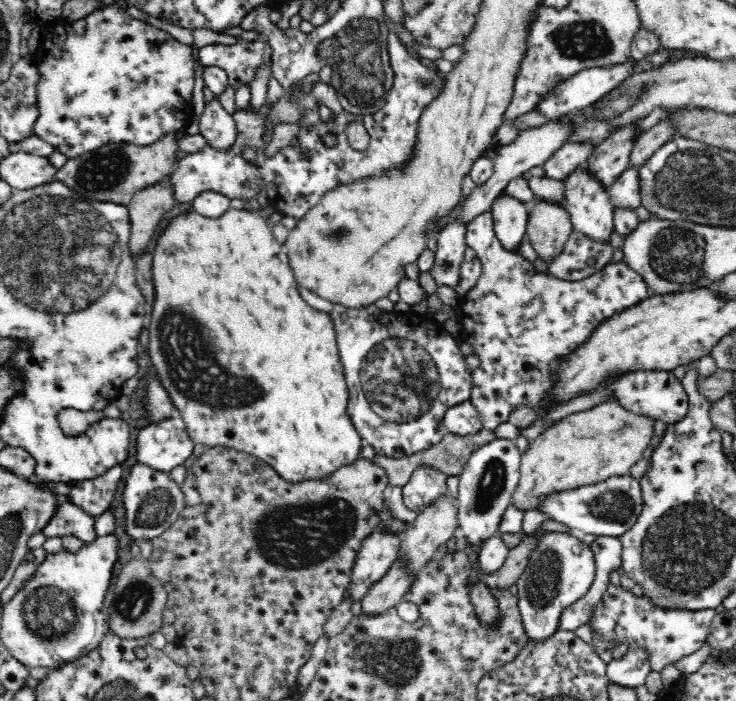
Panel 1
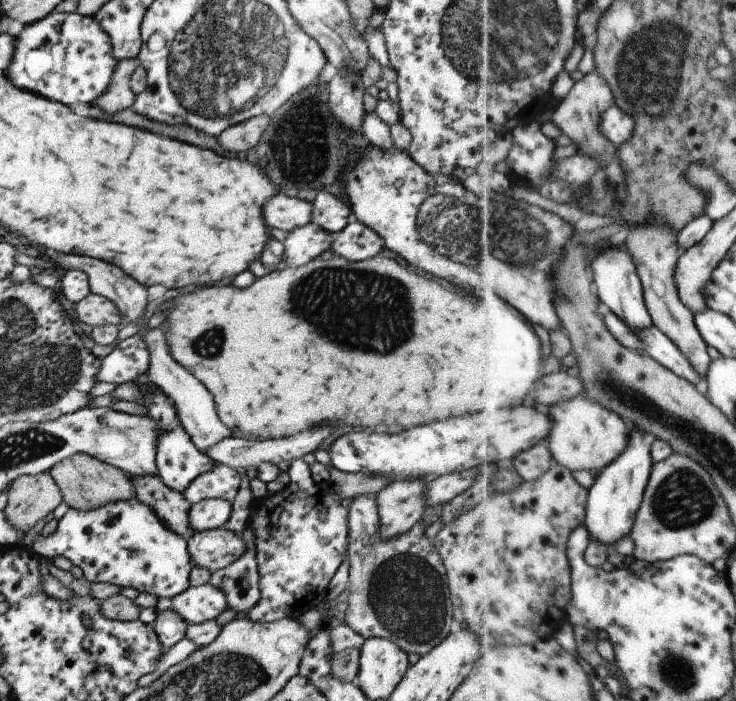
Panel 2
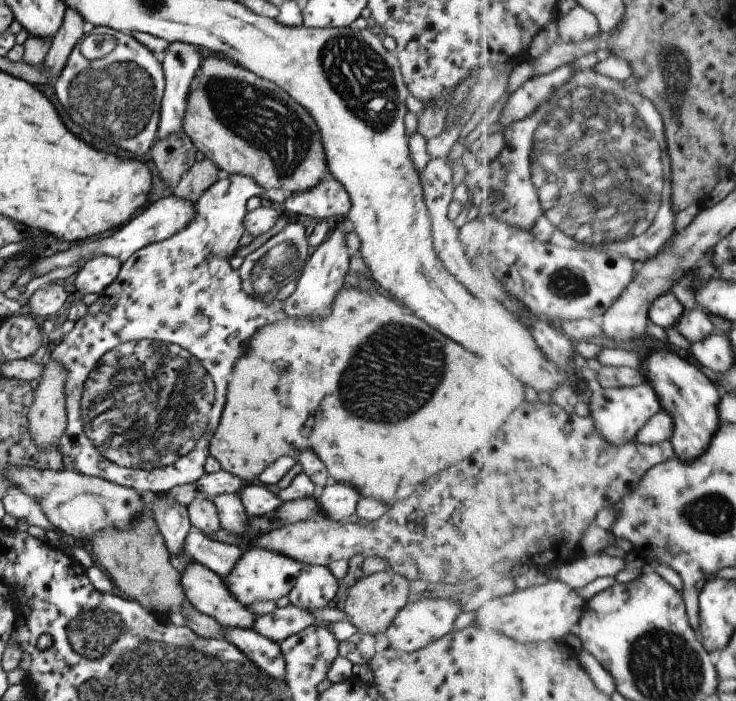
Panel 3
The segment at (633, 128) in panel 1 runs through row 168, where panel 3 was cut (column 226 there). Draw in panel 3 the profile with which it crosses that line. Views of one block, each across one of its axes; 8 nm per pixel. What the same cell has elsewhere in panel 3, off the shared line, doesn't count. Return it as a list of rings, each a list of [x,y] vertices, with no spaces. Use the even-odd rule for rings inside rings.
[[[189,561],[183,569],[179,570],[181,590],[184,598],[191,607],[216,620],[221,627],[252,628],[254,614],[249,608],[241,606],[235,597],[227,590],[223,580],[218,574],[209,570],[204,564]]]

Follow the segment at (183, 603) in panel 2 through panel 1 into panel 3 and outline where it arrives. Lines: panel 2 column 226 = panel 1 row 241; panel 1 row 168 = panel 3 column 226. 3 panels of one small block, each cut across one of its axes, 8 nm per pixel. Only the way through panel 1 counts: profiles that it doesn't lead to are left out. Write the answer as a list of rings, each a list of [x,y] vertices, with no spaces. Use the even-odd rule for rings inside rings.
[[[249,548],[240,554],[230,571],[222,578],[227,590],[241,606],[249,607],[259,600],[274,600],[287,596],[295,584],[303,564],[275,551]]]

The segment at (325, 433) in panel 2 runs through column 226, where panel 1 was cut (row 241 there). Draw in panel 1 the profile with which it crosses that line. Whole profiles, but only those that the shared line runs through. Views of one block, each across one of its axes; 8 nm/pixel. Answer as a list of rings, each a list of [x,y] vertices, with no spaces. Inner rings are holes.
[[[450,220],[437,234],[435,263],[430,274],[437,284],[456,286],[460,276],[460,264],[468,248],[466,242],[467,222]]]

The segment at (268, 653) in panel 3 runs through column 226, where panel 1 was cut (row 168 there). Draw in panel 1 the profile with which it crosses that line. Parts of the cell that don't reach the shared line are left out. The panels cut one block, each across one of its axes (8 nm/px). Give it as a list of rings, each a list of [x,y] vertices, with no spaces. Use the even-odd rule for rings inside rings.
[[[631,165],[608,187],[615,207],[635,209],[642,204],[640,169],[641,165]]]

